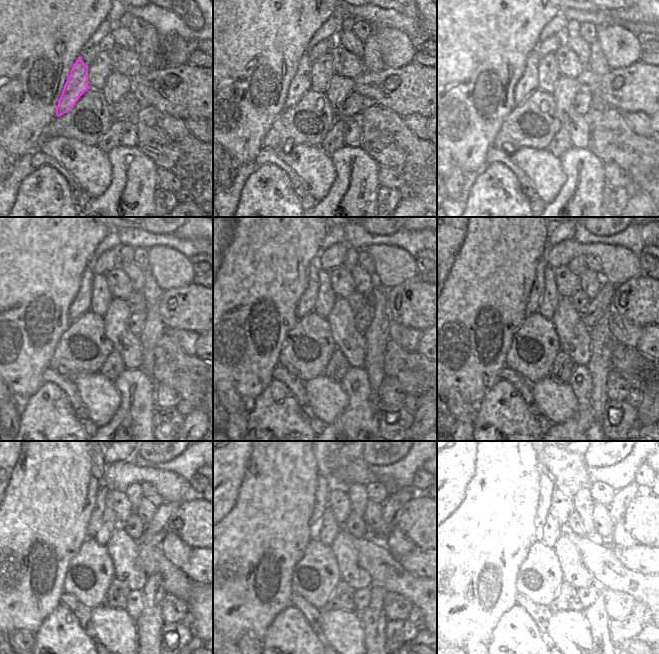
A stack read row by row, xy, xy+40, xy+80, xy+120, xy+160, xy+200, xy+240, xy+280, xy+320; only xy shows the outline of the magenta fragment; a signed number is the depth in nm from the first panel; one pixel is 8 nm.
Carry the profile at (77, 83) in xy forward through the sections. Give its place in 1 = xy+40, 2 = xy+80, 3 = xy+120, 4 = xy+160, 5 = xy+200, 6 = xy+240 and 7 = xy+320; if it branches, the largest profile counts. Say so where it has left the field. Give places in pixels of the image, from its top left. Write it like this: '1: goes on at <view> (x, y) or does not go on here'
1: goes on at xy+40 (301, 83)
2: goes on at xy+80 (528, 82)
3: goes on at xy+120 (81, 304)
4: goes on at xy+160 (306, 304)
5: goes on at xy+200 (537, 290)
6: goes on at xy+240 (94, 485)
7: goes on at xy+320 (547, 486)

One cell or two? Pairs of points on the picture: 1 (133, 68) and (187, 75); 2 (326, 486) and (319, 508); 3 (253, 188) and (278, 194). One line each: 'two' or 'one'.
1: two
2: one
3: one

